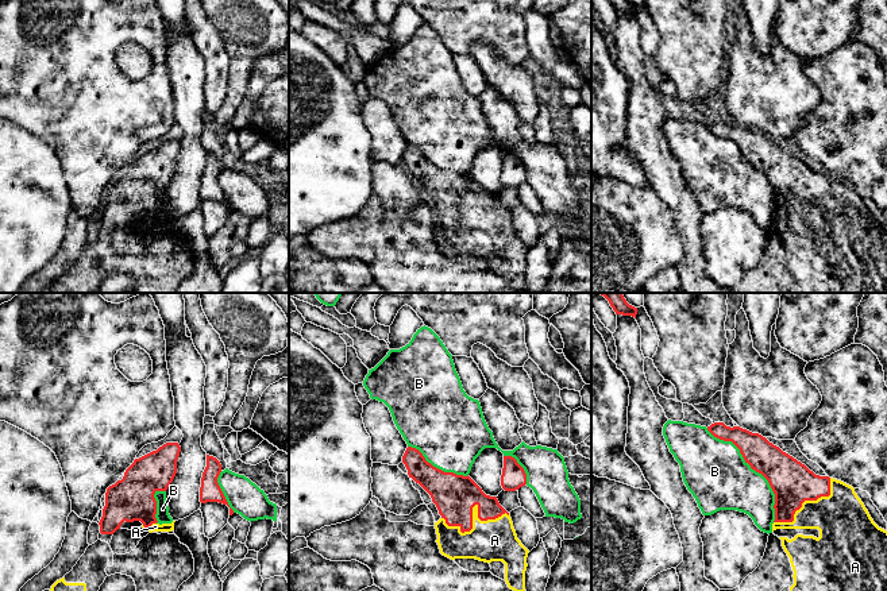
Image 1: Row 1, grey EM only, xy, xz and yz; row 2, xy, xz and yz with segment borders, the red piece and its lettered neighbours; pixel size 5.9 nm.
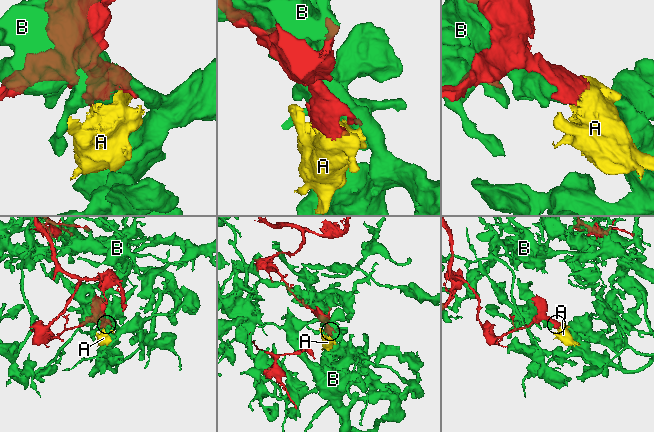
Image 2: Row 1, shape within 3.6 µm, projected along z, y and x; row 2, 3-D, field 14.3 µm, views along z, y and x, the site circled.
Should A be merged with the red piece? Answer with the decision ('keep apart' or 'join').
join

